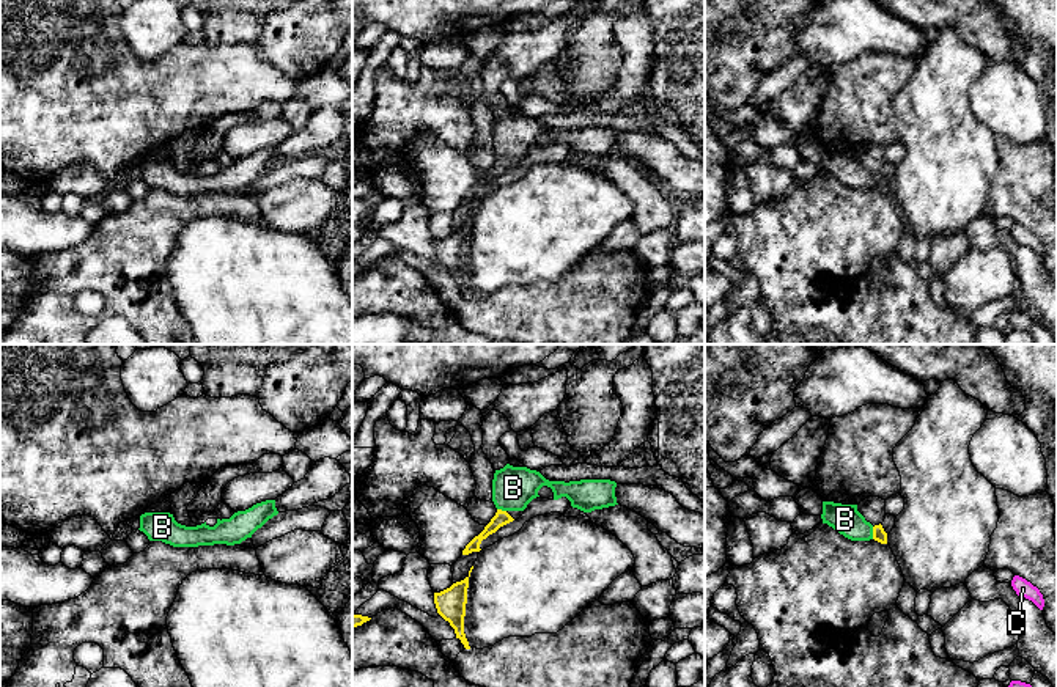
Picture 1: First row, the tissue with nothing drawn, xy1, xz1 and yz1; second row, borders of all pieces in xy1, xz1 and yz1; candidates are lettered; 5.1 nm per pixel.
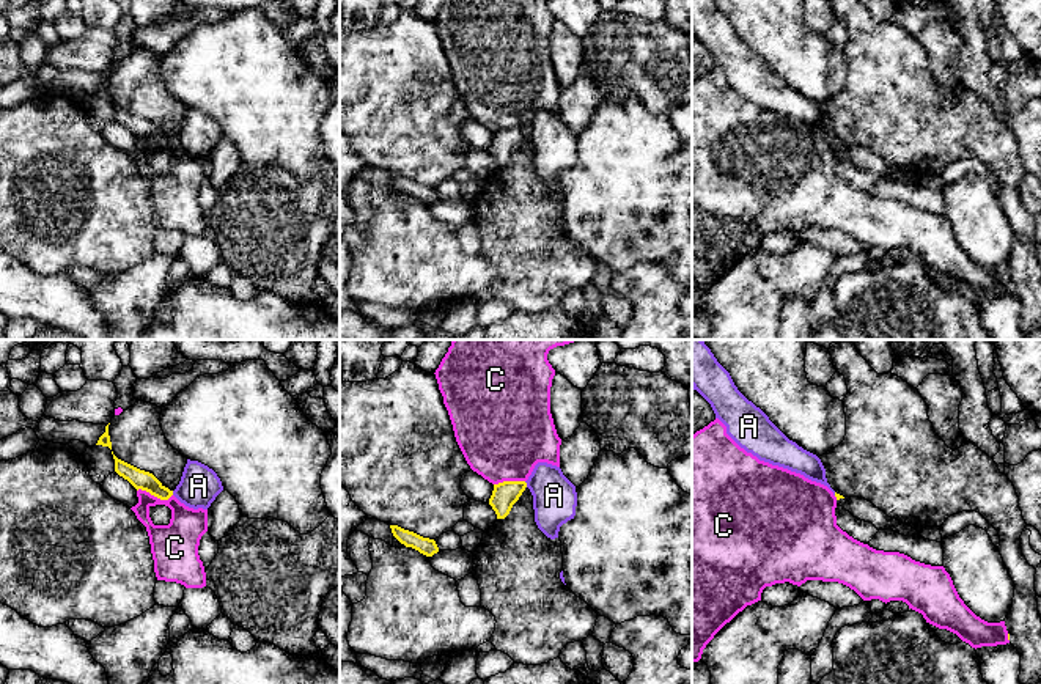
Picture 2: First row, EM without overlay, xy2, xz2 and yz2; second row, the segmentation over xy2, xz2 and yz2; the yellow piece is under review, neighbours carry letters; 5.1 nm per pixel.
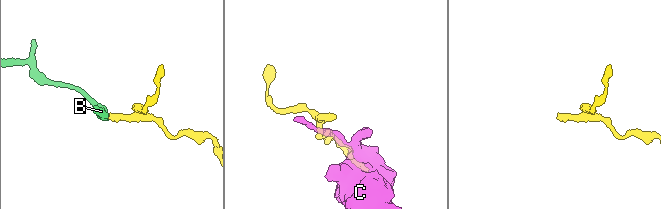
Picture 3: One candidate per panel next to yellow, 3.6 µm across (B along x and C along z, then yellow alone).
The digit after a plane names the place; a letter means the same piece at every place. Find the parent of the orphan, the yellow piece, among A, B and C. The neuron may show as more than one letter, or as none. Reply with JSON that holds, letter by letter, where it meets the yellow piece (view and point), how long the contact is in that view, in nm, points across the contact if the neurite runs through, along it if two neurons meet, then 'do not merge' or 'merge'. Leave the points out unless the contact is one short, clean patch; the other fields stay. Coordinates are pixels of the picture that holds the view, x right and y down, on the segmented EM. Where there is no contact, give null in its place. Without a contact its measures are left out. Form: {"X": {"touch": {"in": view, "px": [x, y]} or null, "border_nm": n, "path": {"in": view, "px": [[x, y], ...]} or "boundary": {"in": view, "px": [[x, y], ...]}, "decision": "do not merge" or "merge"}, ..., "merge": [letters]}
{"A": {"touch": {"in": "xz2", "px": [526, 485]}, "border_nm": 40, "boundary": {"in": "xz2", "px": [[524, 481], [527, 486]]}, "decision": "do not merge"}, "B": {"touch": {"in": "yz1", "px": [873, 533]}, "border_nm": 60, "path": {"in": "yz1", "px": [[880, 535], [873, 533], [859, 530], [845, 519]]}, "decision": "merge"}, "C": {"touch": {"in": "xy2", "px": [154, 496]}, "border_nm": 190, "decision": "do not merge"}, "merge": ["B"]}

